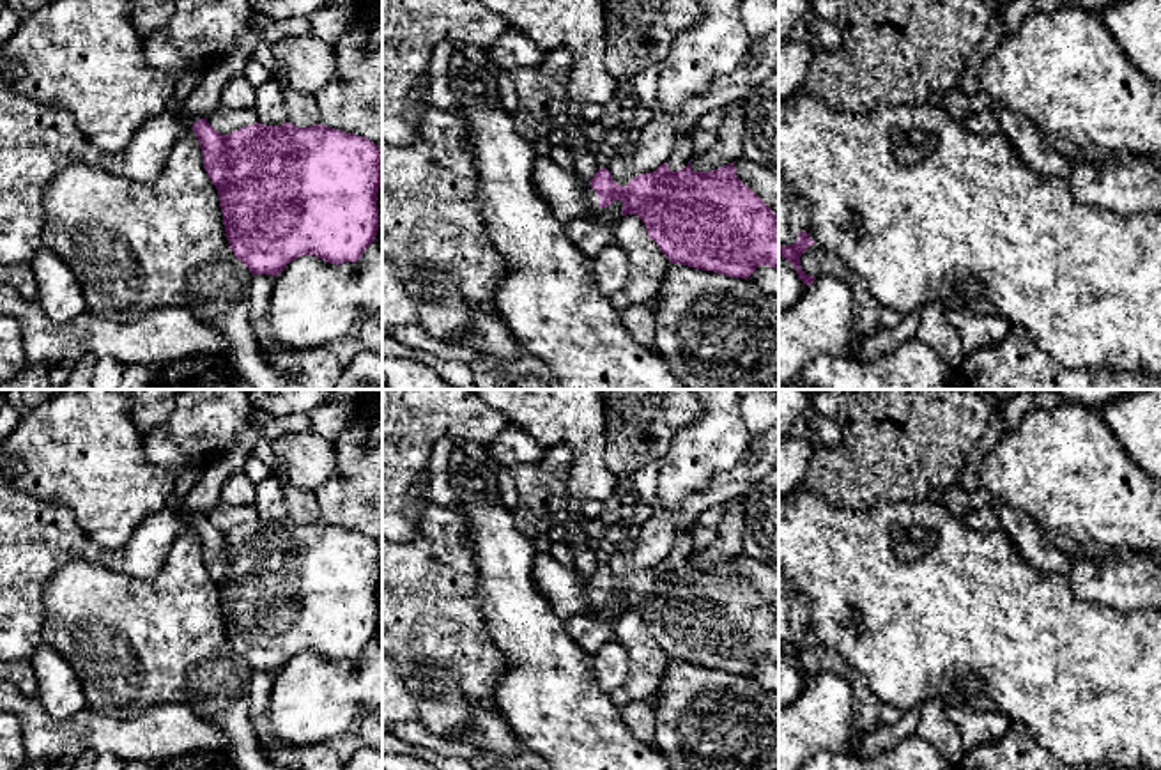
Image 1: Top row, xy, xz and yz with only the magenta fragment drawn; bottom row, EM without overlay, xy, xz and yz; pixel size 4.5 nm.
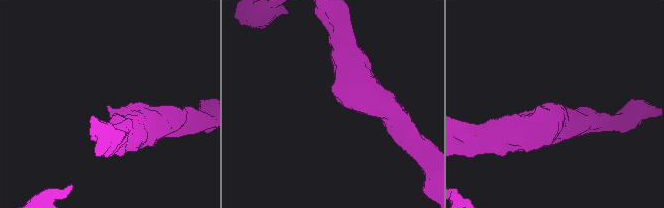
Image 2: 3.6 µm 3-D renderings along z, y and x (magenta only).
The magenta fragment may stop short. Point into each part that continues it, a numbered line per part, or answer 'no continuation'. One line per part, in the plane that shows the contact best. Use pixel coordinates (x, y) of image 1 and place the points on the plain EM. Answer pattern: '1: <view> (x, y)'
1: xz (567, 592)

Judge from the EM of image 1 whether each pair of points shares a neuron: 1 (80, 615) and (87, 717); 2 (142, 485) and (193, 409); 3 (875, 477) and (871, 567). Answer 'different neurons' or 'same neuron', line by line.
1: different neurons
2: different neurons
3: different neurons

